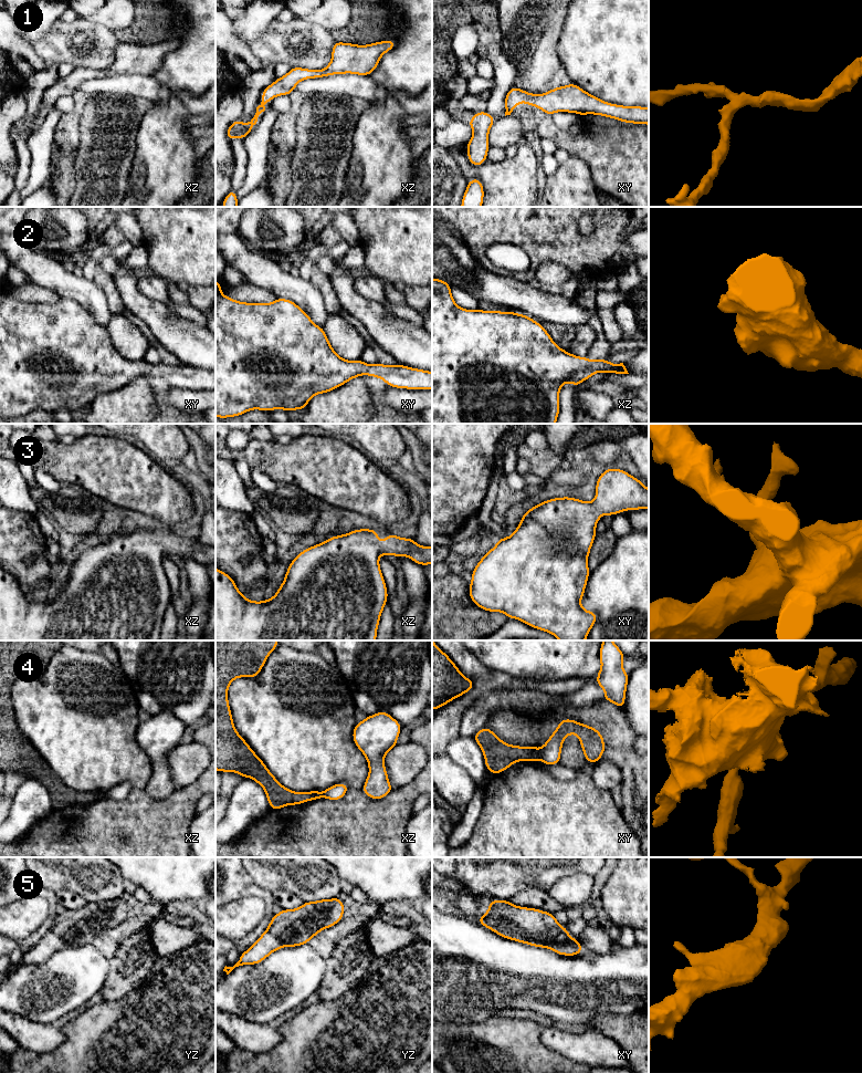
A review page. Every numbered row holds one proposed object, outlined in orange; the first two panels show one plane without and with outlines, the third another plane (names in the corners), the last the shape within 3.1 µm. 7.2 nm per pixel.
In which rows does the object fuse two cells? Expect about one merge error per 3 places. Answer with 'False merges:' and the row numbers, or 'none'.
False merges: 4

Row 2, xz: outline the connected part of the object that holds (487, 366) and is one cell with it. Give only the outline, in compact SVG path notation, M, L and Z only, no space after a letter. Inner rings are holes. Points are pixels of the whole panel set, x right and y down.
M432 278L432 424L556 424L559 409L559 392L566 382L576 387L598 372L606 374L629 374L623 363L612 364L607 358L589 360L560 348L550 337L544 326L532 317L516 312L466 310L456 305L451 285Z

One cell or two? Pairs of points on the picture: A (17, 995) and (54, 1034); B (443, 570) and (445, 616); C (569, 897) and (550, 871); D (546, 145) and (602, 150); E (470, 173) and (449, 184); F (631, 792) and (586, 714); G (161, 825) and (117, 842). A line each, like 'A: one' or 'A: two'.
A: two
B: two
C: two
D: two
E: two
F: one
G: one

